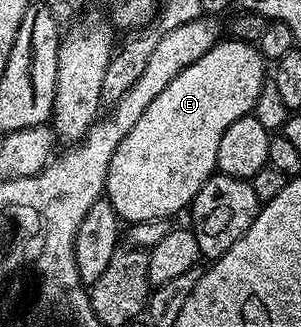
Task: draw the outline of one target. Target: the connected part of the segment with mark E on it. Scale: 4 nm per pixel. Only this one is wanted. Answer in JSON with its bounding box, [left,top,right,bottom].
[104,40,267,223]

